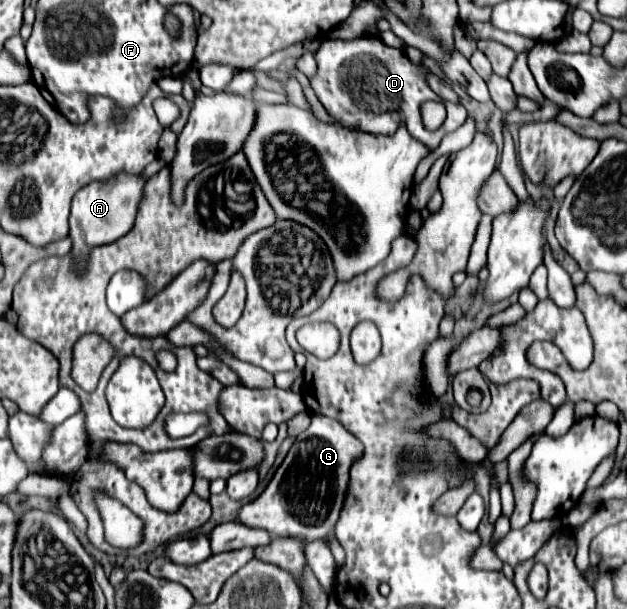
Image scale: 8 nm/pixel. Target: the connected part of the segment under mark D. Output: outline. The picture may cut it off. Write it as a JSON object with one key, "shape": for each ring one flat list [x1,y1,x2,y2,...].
{"shape":[[359,37,351,41,325,39,315,53,315,59,317,73,311,77,311,89,325,111,347,129,373,135,393,135,399,123,405,123,407,131,415,139,425,143,429,149,437,149,441,139,459,129,467,119,465,109,445,101,447,117,443,125,437,131,427,131,421,121,421,103,441,101,441,97,427,85,429,69,425,65,411,63,403,49,393,49,379,37]]}

